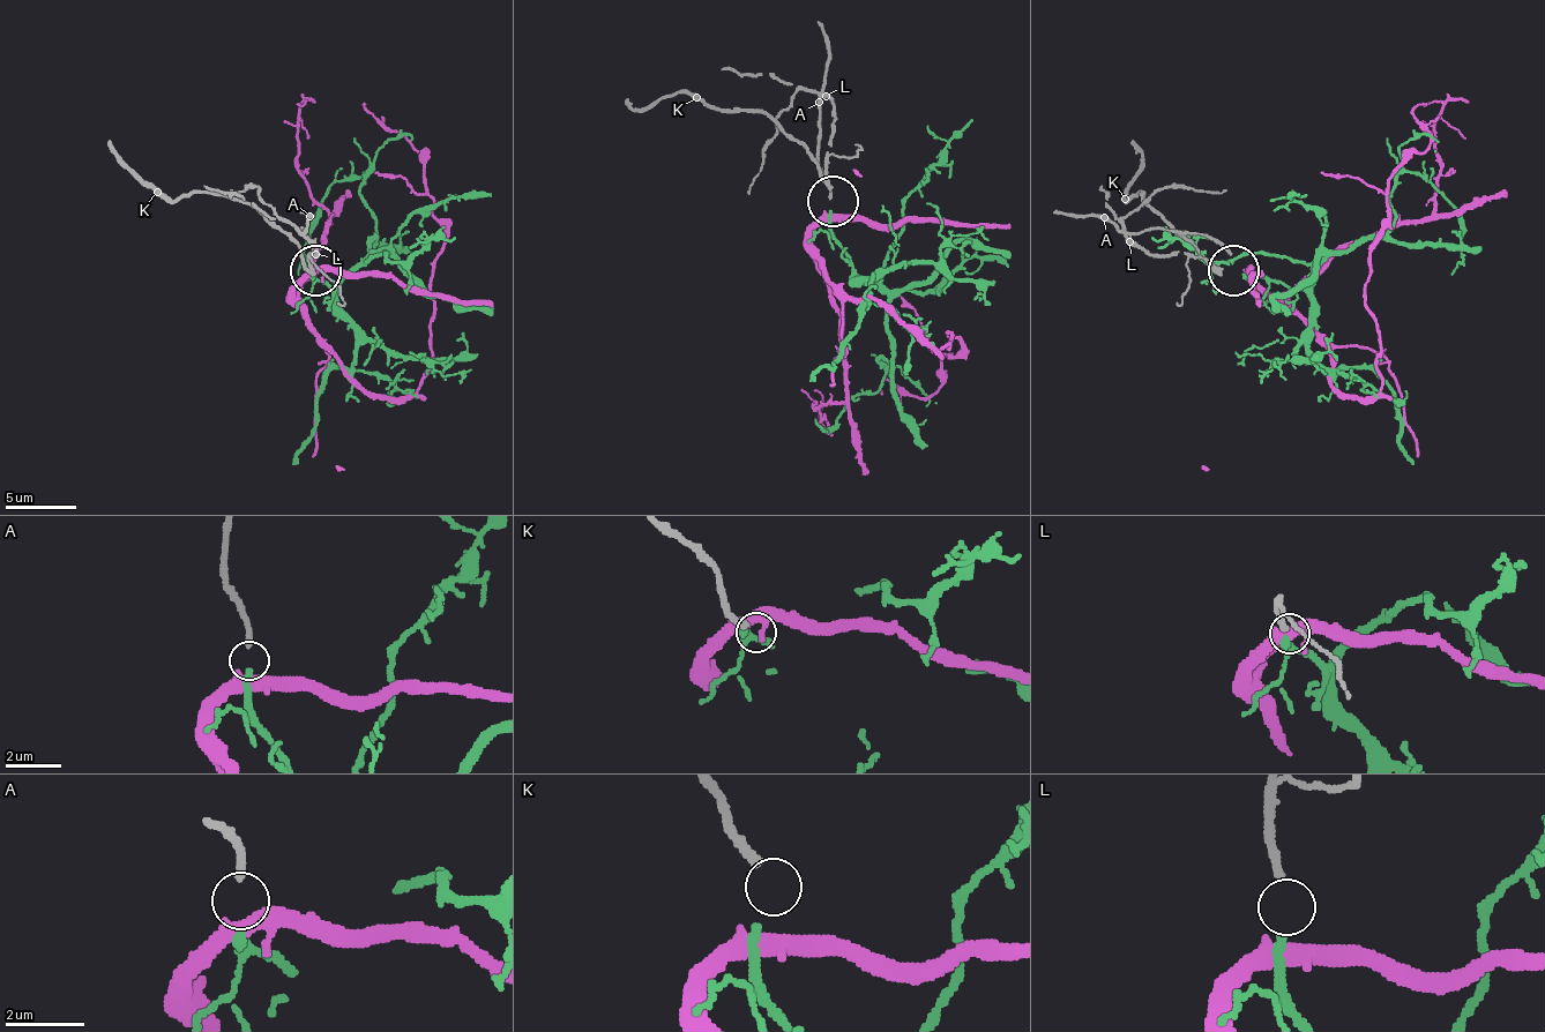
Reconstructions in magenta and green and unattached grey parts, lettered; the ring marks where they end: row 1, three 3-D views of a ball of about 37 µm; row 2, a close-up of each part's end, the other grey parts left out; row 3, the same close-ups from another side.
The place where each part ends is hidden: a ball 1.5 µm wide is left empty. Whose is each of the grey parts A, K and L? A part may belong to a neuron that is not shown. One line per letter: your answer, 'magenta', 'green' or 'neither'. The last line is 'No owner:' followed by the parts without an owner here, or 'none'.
A: magenta
K: neither
L: green
No owner: K

